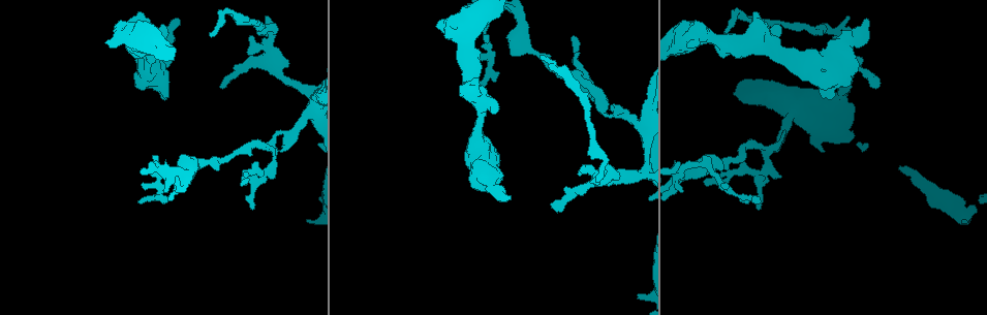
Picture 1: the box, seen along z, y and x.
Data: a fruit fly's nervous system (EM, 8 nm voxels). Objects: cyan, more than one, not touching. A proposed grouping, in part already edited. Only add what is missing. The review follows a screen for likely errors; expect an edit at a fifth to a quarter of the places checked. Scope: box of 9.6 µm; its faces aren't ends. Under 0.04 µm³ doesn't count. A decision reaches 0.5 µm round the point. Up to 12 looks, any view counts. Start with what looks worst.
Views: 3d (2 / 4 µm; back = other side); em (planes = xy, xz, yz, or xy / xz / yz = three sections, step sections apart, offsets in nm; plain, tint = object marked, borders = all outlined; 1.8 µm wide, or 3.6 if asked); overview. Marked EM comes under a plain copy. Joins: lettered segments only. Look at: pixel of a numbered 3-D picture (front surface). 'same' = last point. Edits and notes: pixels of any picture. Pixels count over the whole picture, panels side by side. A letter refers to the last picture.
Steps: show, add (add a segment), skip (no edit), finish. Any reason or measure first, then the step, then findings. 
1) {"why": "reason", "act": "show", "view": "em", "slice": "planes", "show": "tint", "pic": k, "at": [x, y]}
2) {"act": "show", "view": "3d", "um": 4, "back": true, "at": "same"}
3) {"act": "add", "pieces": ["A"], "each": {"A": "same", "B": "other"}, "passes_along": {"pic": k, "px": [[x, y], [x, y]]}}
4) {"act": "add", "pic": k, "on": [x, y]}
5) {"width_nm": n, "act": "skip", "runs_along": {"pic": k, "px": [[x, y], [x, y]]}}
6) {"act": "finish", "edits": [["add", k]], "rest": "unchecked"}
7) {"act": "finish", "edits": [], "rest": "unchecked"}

{"why": "free end", "act": "show", "view": "3d", "um": 2, "pic": 1, "at": [308, 219]}

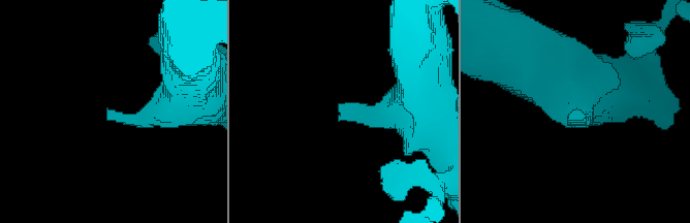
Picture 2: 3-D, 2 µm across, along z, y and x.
{"why": "need the tissue", "act": "show", "view": "em", "slice": "xy", "step": 4, "show": "borders", "pic": 2, "at": [571, 112]}

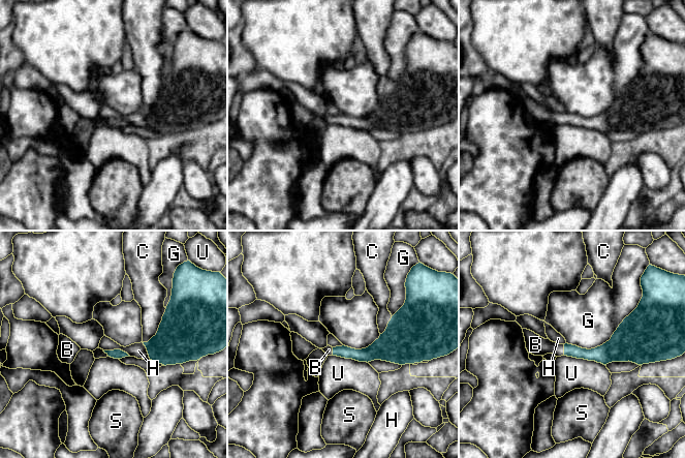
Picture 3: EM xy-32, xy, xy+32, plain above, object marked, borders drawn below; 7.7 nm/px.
{"why": "another direction", "act": "show", "view": "em", "slice": "planes", "show": "borders", "at": "same"}

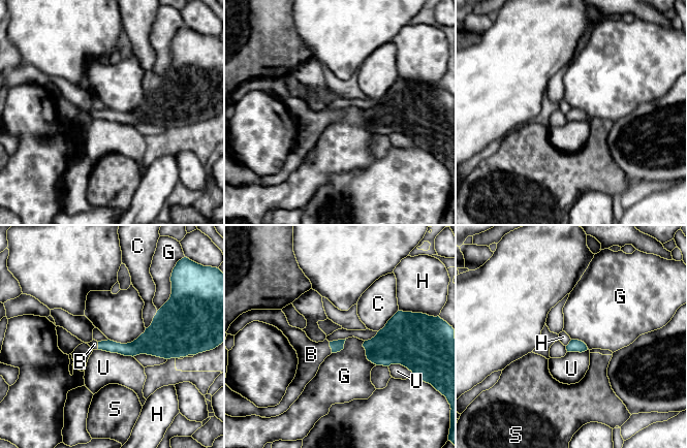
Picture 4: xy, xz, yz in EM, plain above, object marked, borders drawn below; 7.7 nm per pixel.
{"act": "add", "pieces": ["B"], "each": {"B": "same", "C": "other", "G": "other", "H": "other", "S": "other", "U": "other"}, "passes_along": {"pic": 4, "px": [[336, 346], [330, 346], [311, 354]]}, "found": "the neuron continues"}

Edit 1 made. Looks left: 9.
{"why": "branch point", "act": "show", "view": "em", "slice": "planes", "show": "tint", "pic": 1, "at": [477, 132]}

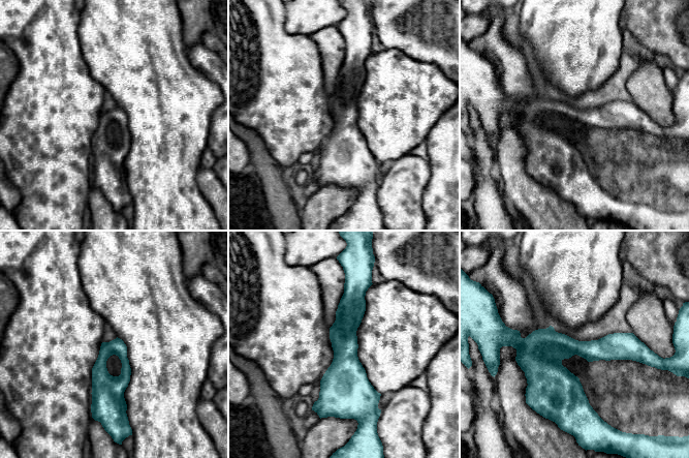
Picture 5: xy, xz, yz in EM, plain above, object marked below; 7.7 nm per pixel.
{"why": "see the neighbours", "act": "show", "view": "em", "slice": "planes", "show": "borders", "at": "same"}

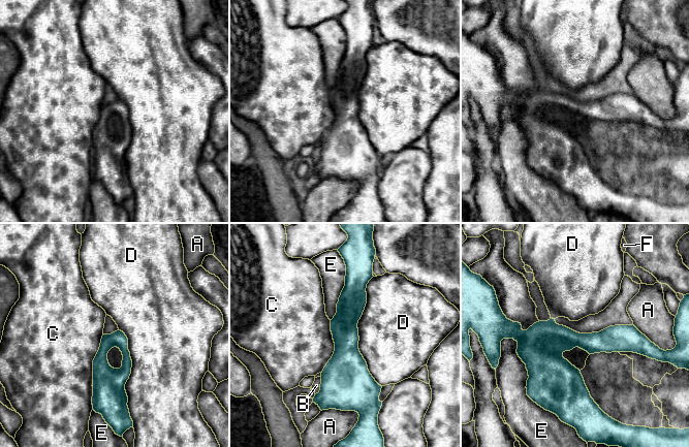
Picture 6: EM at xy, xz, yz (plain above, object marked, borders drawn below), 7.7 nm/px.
{"act": "skip", "each": {"A": "other", "B": "other", "C": "other", "D": "other", "E": "other", "F": "other"}, "border": {"pic": 6, "px": [[373, 276], [358, 351], [381, 386]]}, "found": "no lettered segment goes on from it"}

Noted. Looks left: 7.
{"why": "an open end", "act": "show", "view": "em", "slice": "planes", "show": "borders", "pic": 1, "at": [510, 197]}

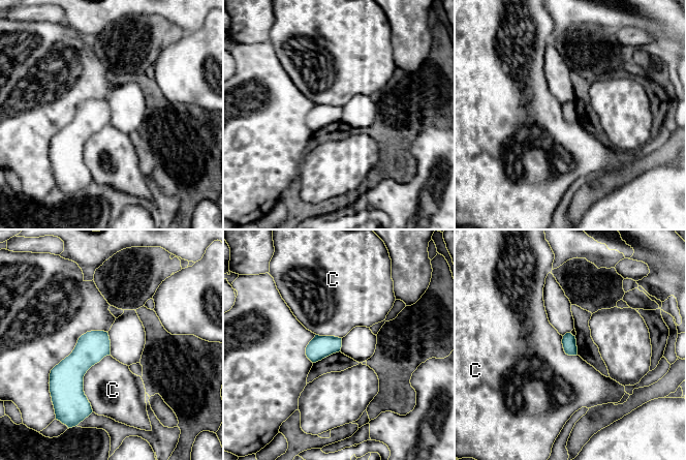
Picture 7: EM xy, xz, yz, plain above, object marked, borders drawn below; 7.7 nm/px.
{"act": "skip", "each": {"C": "other"}, "border": {"pic": 7, "px": [[110, 354], [84, 376], [92, 411]]}, "found": "none of them fits"}

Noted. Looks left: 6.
{"why": "tapers out", "act": "show", "view": "3d", "um": 4, "back": true, "pic": 1, "at": [707, 181]}

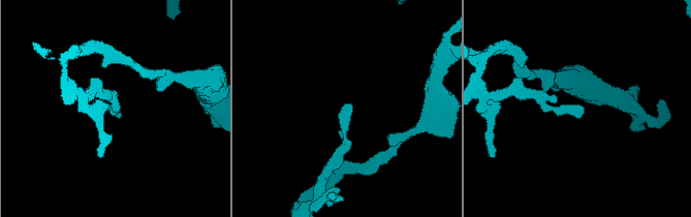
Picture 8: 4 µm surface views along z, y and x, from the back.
{"why": "need the tissue", "act": "show", "view": "em", "slice": "planes", "show": "borders", "pic": 8, "at": [582, 110]}

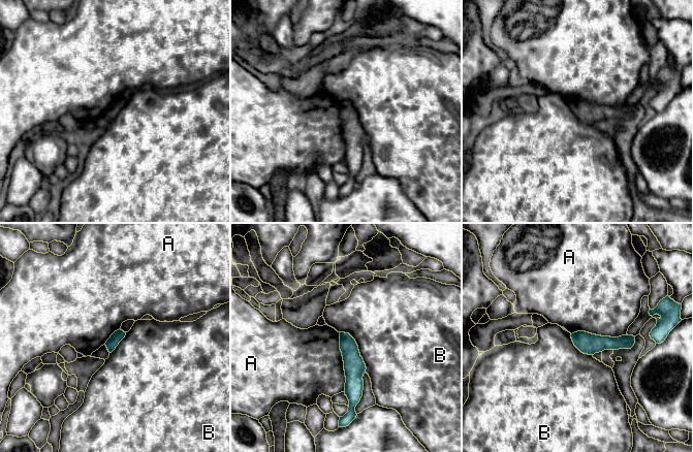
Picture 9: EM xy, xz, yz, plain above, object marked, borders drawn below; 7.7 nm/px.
{"act": "skip", "each": {"A": "other", "B": "other"}, "border": {"pic": 9, "px": [[340, 331], [354, 340], [366, 372]]}, "found": "none of them fits"}

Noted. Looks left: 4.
{"why": "an open end", "act": "show", "view": "3d", "um": 4, "pic": 1, "at": [582, 166]}

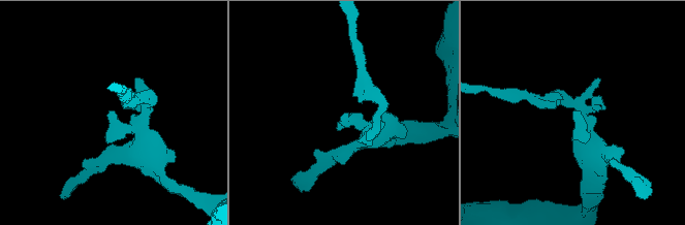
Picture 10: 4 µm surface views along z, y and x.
{"act": "show", "view": "em", "slice": "xz", "step": 8, "show": "tint", "pic": 10, "at": [345, 115]}

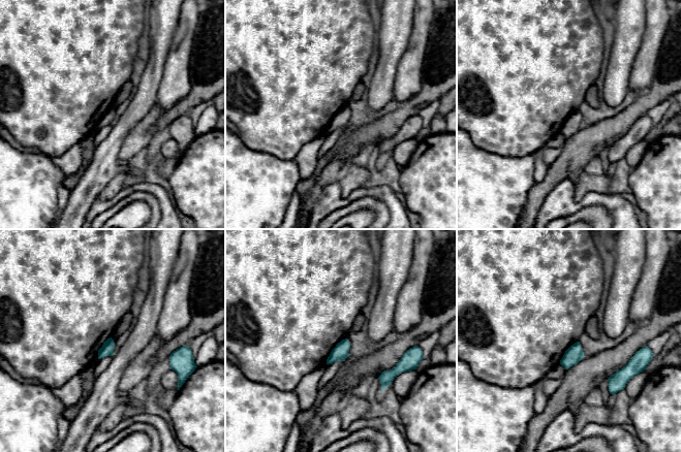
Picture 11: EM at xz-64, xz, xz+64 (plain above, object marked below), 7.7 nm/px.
{"act": "show", "view": "em", "slice": "xz", "step": 8, "show": "borders", "at": "same"}

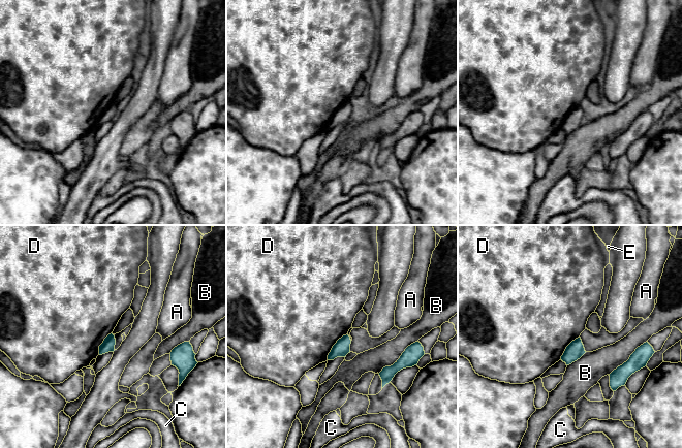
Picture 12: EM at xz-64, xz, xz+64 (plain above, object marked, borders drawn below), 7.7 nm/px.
{"act": "skip", "each": {"A": "other", "B": "other", "C": "other", "D": "other", "E": "other"}, "border": {"pic": 12, "px": [[346, 333], [333, 346], [327, 359]]}, "found": "none of them fits"}

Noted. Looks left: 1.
{"act": "finish", "edits": [["add", 4]], "rest": "unchecked"}

